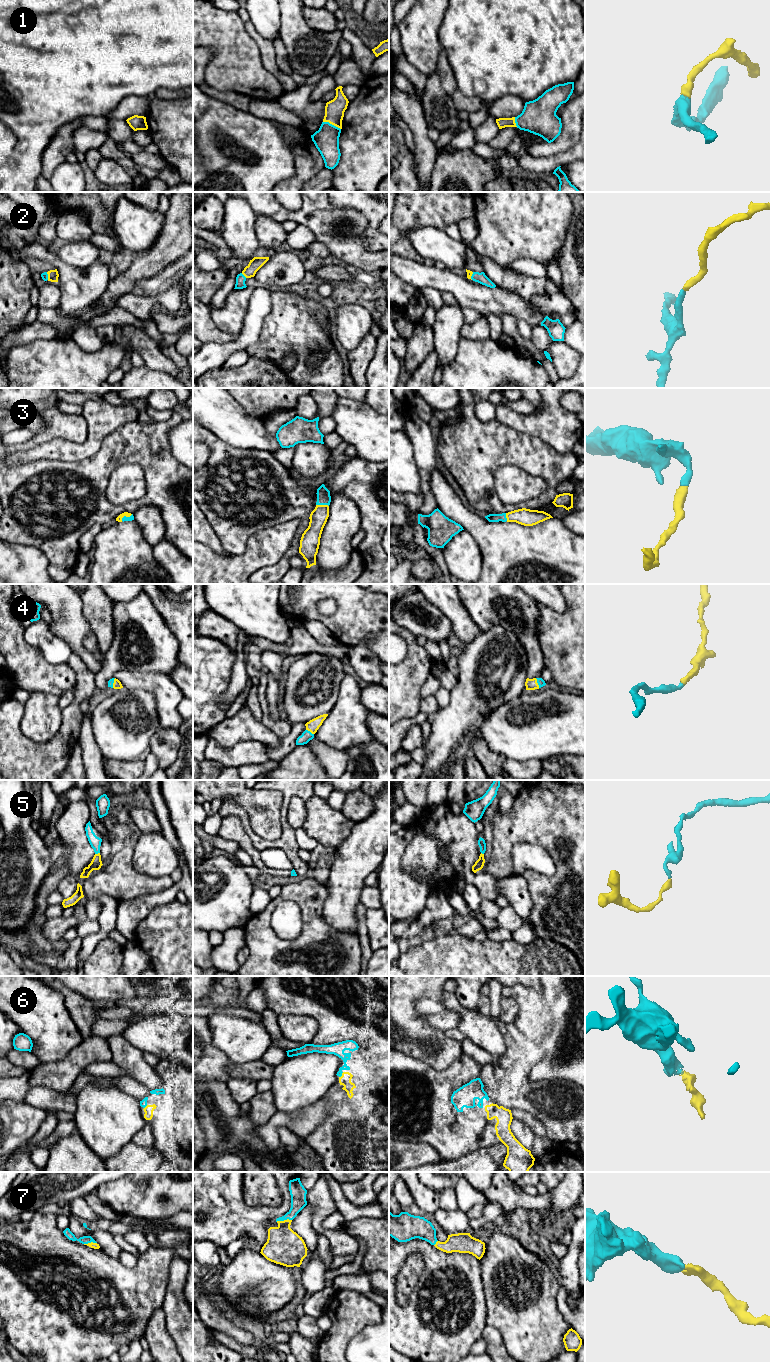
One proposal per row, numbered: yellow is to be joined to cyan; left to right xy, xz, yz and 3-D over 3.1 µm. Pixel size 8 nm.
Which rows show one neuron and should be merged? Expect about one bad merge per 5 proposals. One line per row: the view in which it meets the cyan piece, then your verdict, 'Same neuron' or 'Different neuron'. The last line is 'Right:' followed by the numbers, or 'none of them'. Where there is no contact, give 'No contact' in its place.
1: Touches cyan in xz. Same neuron
2: Touches cyan in xz. Same neuron
3: Touches cyan in xz. Same neuron
4: Touches cyan in yz. Same neuron
5: Touches cyan in xy. Same neuron
6: Touches cyan in xz. Same neuron
7: Touches cyan in xz. Same neuron
Right: 1, 2, 3, 4, 5, 6, 7

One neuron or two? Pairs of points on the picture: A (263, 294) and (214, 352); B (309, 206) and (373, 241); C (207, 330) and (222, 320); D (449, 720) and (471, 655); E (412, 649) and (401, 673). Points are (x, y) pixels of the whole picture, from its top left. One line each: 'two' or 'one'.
A: one
B: two
C: two
D: one
E: one

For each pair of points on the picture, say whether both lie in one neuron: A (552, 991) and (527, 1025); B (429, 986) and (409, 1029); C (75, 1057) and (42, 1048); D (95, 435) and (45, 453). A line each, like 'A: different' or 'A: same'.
A: different
B: same
C: different
D: same

